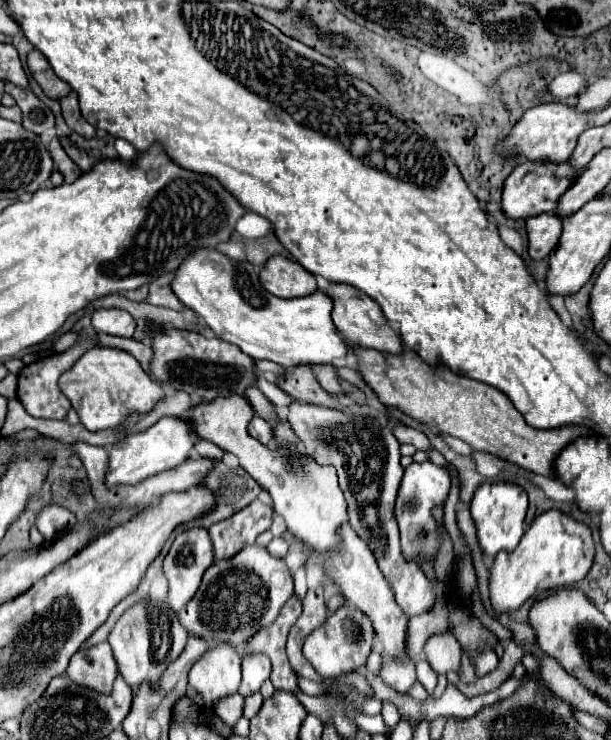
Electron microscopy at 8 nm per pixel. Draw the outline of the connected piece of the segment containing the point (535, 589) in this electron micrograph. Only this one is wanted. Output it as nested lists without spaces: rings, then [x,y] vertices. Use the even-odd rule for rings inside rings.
[[[549,509],[541,513],[535,523],[531,523],[517,549],[499,551],[491,567],[491,605],[499,615],[503,615],[521,607],[527,599],[537,597],[543,591],[569,587],[589,573],[593,557],[595,545],[589,525],[577,521],[569,513]]]

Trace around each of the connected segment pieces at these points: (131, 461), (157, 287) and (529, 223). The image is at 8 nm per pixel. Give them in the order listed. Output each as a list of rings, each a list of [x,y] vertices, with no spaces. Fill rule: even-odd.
[[[163,417],[147,431],[129,435],[127,441],[117,443],[109,449],[109,465],[107,465],[107,475],[105,475],[107,487],[113,489],[117,485],[135,485],[147,479],[149,475],[157,475],[161,471],[177,467],[189,457],[189,451],[197,439],[199,437],[193,435],[191,425],[177,417]]]
[[[163,275],[151,281],[149,285],[149,295],[143,299],[143,303],[151,303],[151,305],[159,305],[159,307],[167,307],[167,309],[183,309],[183,303],[179,303],[179,299],[175,297],[175,293],[171,291],[169,283],[171,283],[173,275]]]
[[[545,213],[537,217],[529,217],[525,221],[527,241],[529,241],[529,257],[533,261],[545,259],[557,245],[561,237],[561,219],[555,213]]]

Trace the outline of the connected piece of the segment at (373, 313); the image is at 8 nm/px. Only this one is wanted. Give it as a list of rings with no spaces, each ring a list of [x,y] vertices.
[[[331,283],[323,293],[327,293],[333,299],[333,313],[331,319],[335,327],[355,345],[369,347],[369,349],[379,349],[379,351],[389,351],[389,353],[399,353],[403,349],[403,343],[399,335],[389,327],[387,319],[381,313],[381,307],[365,293],[351,285],[343,283]]]

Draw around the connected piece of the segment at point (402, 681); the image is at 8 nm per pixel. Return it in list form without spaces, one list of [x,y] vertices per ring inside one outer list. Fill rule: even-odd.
[[[391,661],[385,663],[381,669],[381,679],[391,685],[395,691],[399,693],[407,693],[411,689],[411,685],[417,681],[415,675],[415,663],[403,663],[403,661]]]

